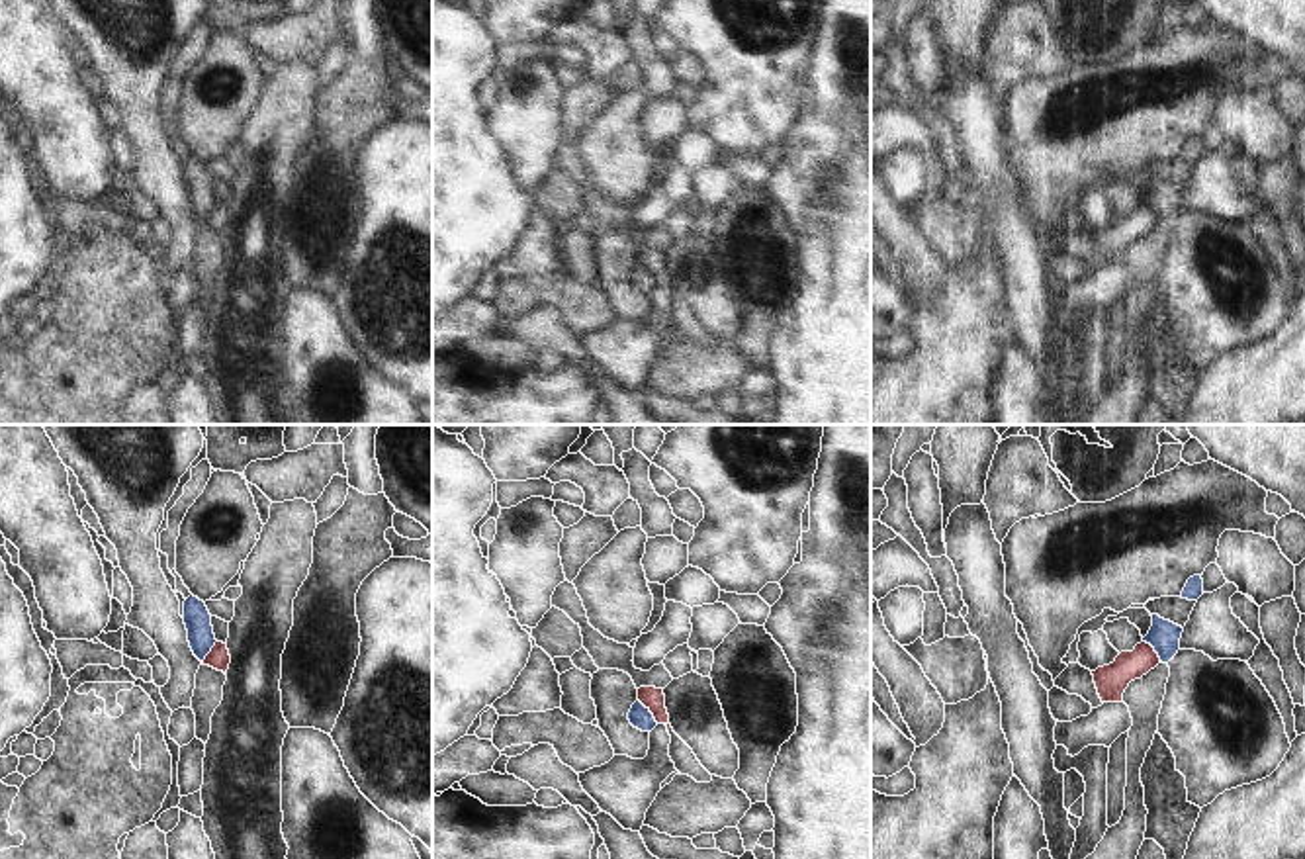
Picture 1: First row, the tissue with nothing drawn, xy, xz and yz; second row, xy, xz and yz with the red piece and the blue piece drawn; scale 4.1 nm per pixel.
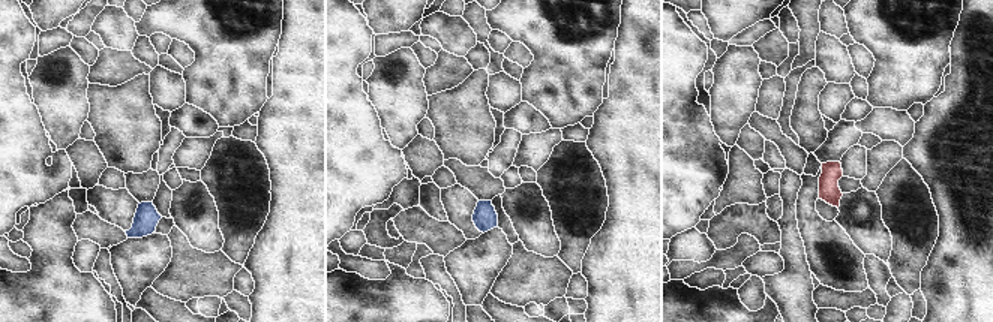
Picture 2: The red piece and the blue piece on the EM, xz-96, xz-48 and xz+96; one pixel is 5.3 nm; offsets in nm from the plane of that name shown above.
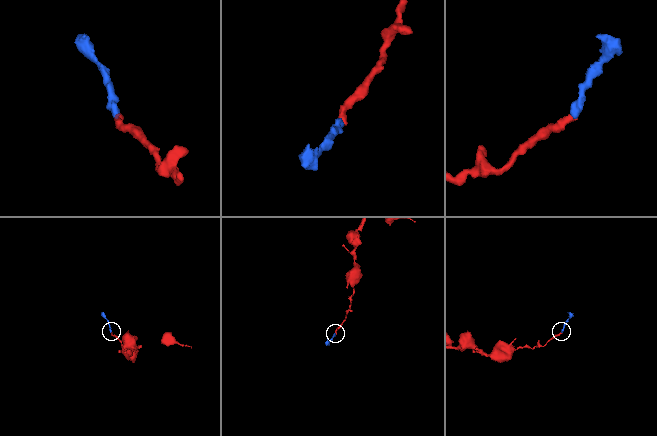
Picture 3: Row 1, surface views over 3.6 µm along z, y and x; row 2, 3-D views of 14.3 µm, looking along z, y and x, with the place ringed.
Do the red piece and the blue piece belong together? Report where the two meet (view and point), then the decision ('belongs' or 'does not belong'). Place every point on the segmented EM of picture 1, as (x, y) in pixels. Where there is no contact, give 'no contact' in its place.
xz (650, 711) | does not belong

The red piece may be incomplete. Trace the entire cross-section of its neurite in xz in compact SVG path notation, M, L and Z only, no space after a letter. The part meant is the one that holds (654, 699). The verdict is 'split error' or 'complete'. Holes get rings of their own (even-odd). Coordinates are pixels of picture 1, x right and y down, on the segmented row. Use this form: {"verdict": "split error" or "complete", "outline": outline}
{"verdict": "split error", "outline": "M640 687L638 701L653 714L657 726L650 732L644 759L614 755L608 763L579 775L583 791L610 814L624 830L640 832L646 812L661 791L661 783L675 773L669 757L671 736L663 689Z"}

